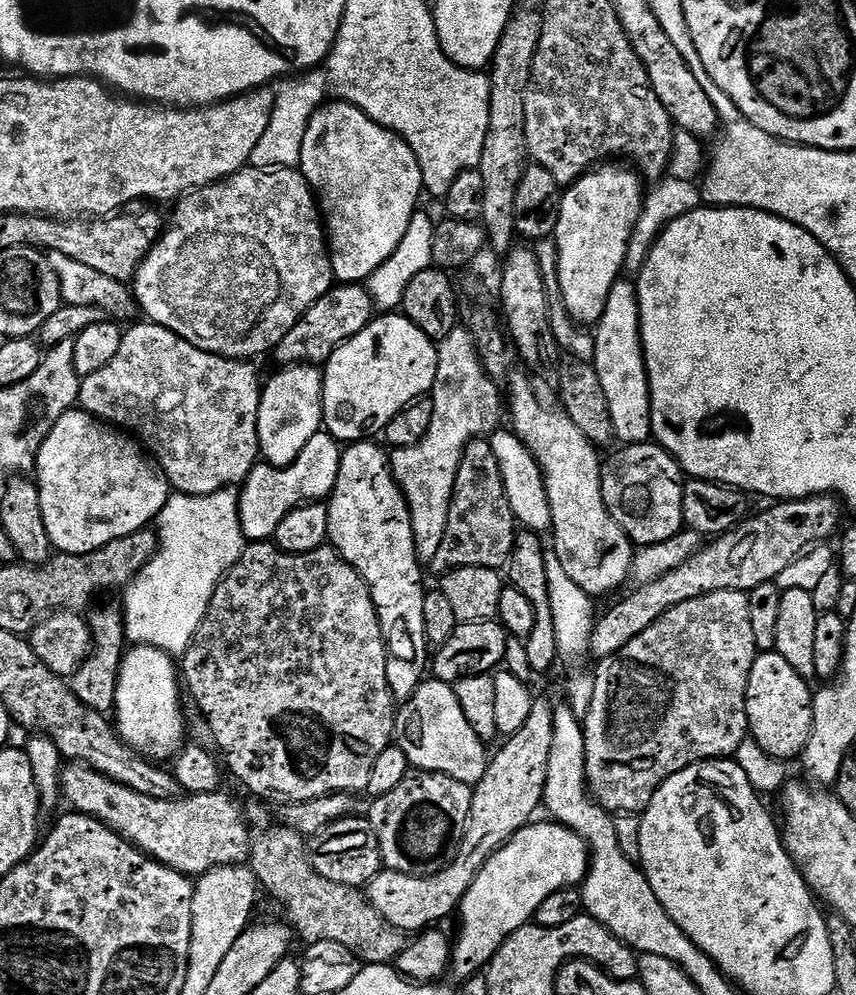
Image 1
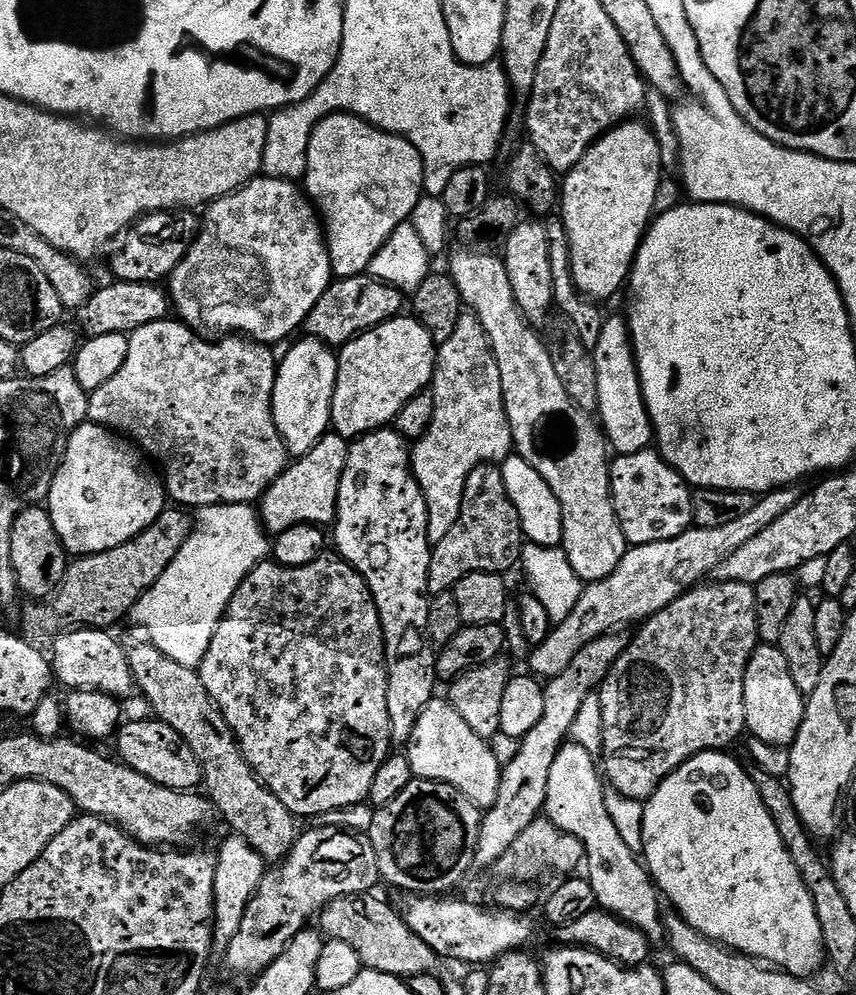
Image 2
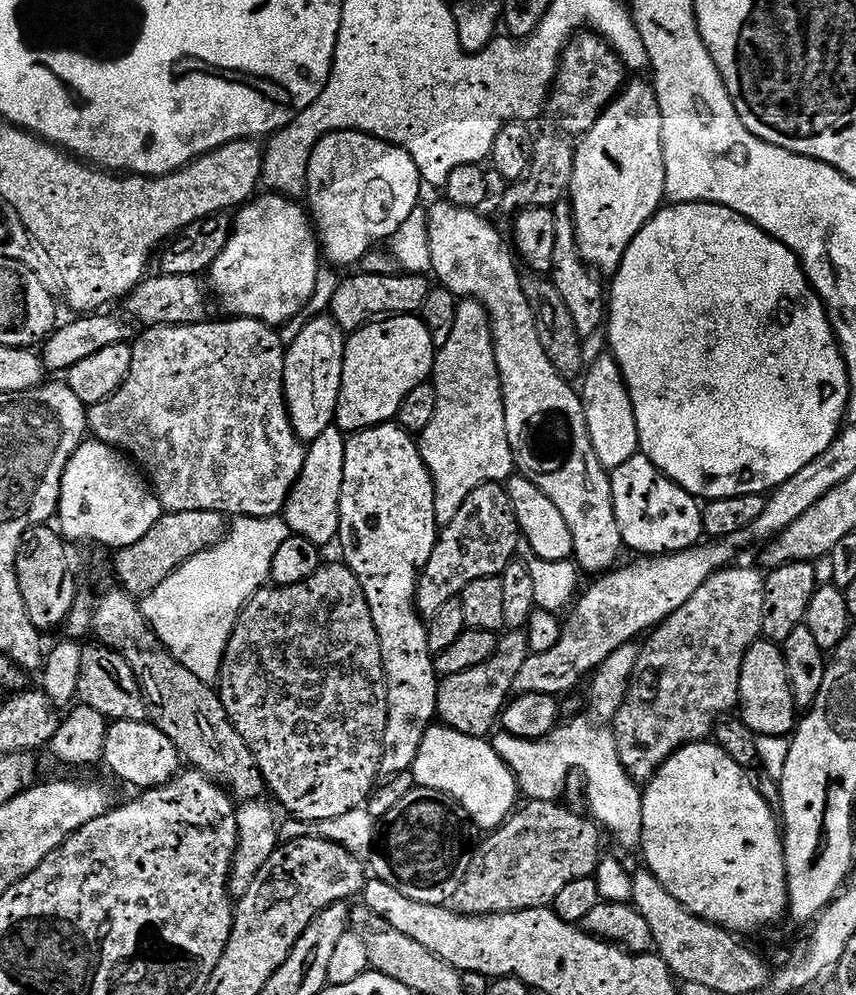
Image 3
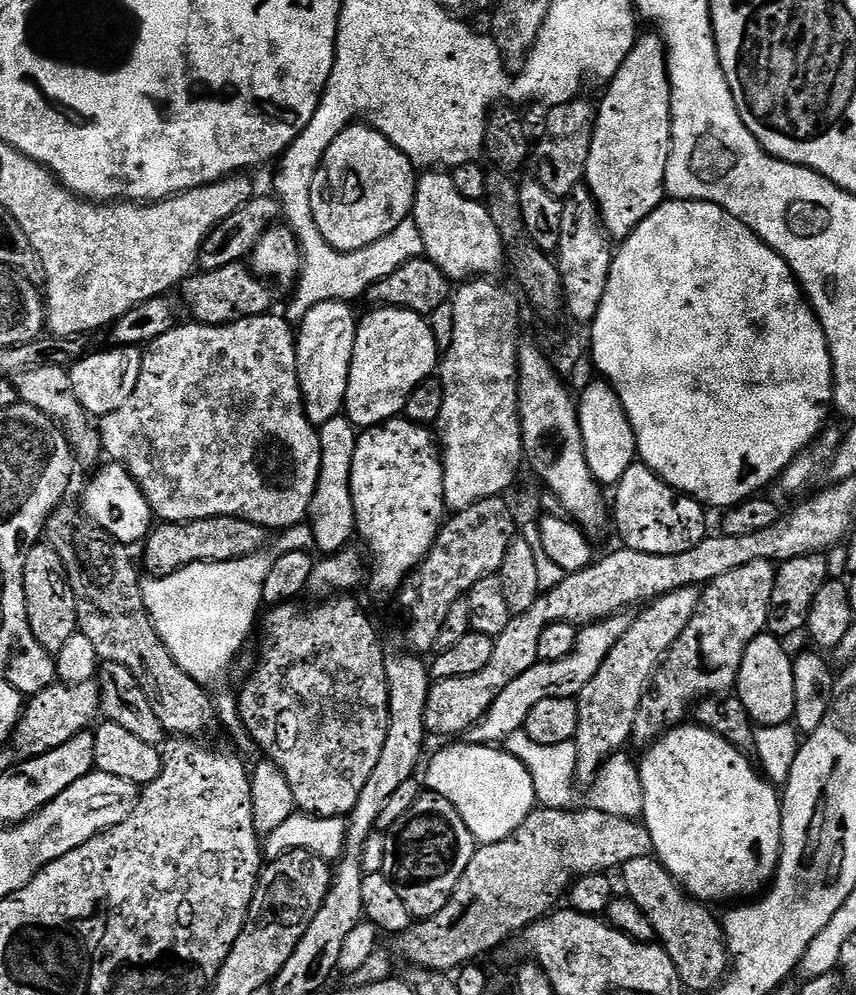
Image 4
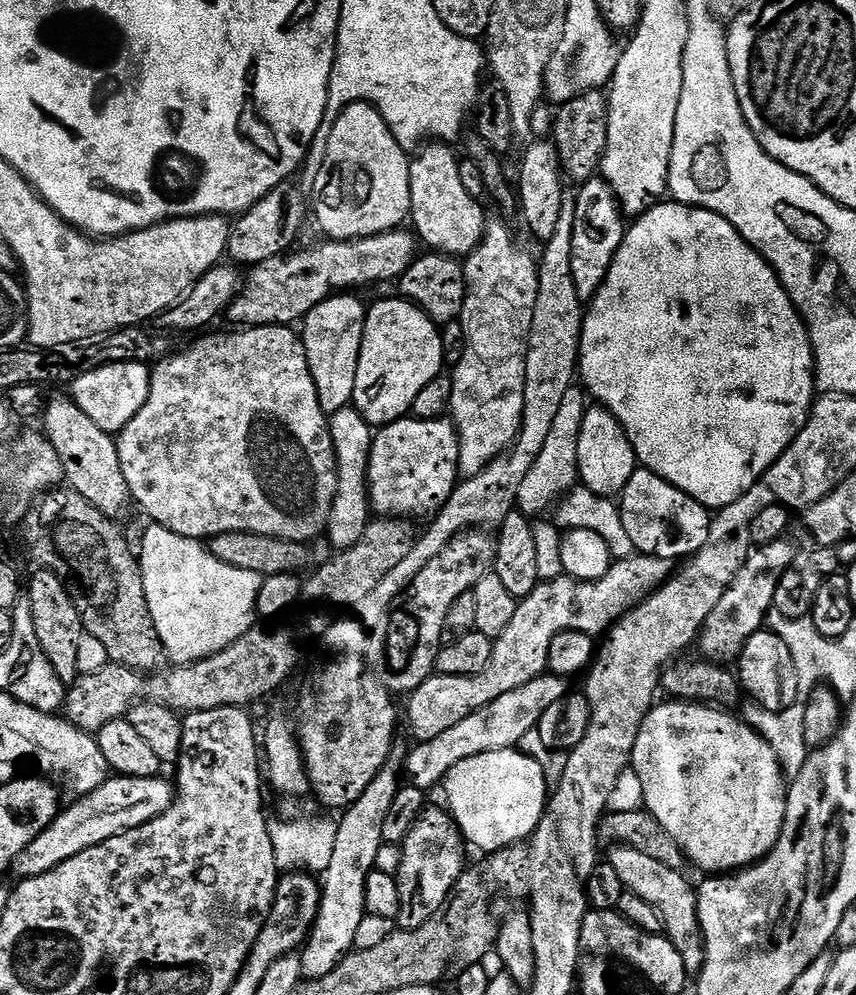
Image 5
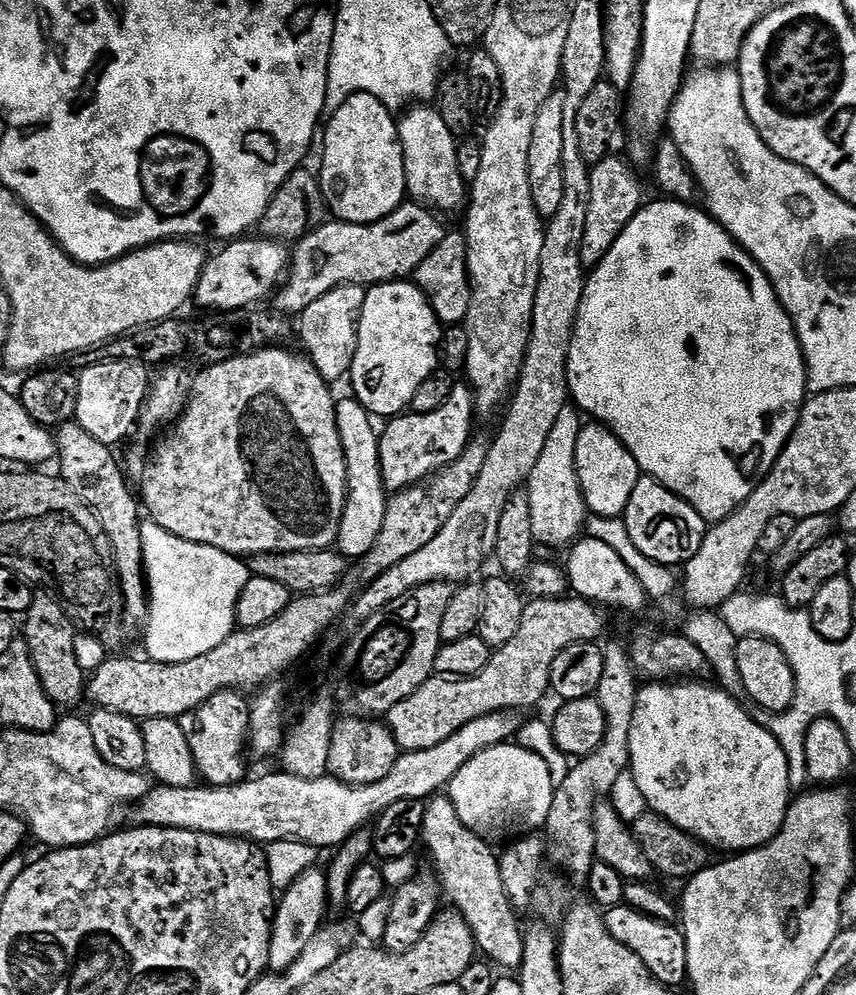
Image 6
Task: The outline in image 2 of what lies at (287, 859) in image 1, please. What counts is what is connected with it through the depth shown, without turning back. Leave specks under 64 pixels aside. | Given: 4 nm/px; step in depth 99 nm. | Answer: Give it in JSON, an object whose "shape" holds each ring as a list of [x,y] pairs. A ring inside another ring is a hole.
{"shape":[[[143,642],[128,652],[128,665],[137,689],[144,691],[155,719],[174,730],[194,750],[200,763],[202,788],[217,813],[224,812],[224,820],[235,835],[245,840],[266,862],[280,862],[290,854],[298,835],[297,817],[262,783],[246,762],[235,734],[220,712],[220,708],[206,694],[202,678],[195,668],[178,666],[174,658],[166,658],[151,642]],[[376,894],[343,896],[332,900],[320,909],[319,920],[319,931],[327,939],[347,942],[367,971],[407,978],[435,973],[436,967],[442,964],[441,957],[430,950],[430,946],[426,946],[426,942],[422,942],[422,938],[418,938],[410,926],[406,926],[403,915],[397,909],[395,912],[386,901],[379,900]]]}

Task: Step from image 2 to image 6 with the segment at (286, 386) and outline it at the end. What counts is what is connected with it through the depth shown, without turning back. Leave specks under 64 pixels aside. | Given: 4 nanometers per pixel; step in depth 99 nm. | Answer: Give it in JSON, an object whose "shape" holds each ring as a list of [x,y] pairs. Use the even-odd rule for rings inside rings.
{"shape":[[[343,284],[326,294],[322,294],[322,298],[318,298],[318,302],[310,302],[310,306],[306,306],[306,310],[299,313],[298,340],[300,336],[301,342],[304,343],[305,350],[303,349],[303,351],[306,353],[307,359],[312,361],[323,380],[335,382],[335,380],[342,379],[343,376],[345,379],[351,373],[354,354],[356,353],[356,325],[360,323],[364,293],[365,289],[361,285]]]}

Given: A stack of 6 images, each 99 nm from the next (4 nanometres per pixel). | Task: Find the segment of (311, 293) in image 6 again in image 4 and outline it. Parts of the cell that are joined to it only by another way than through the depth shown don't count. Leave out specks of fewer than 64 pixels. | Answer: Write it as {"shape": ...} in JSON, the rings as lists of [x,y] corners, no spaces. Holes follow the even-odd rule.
{"shape":[[[241,262],[239,264],[231,264],[230,266],[222,266],[222,270],[210,270],[209,272],[200,270],[195,274],[188,277],[187,280],[184,281],[183,284],[179,285],[178,293],[180,292],[179,299],[182,301],[184,299],[184,304],[188,307],[188,312],[193,321],[198,324],[233,324],[234,322],[238,322],[239,320],[245,320],[246,318],[254,318],[255,316],[263,316],[265,314],[271,313],[273,311],[272,308],[272,292],[268,288],[269,285],[265,283],[261,277],[257,276],[255,272],[252,271],[251,267],[247,263]]]}

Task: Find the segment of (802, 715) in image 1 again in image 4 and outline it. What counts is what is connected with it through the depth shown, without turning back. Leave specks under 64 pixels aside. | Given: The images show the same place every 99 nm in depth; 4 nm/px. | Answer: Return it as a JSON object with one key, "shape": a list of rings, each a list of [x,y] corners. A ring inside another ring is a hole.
{"shape":[[[771,634],[756,636],[746,654],[742,654],[742,666],[736,675],[734,695],[746,706],[752,723],[757,726],[782,726],[794,717],[793,657],[783,648],[781,637]]]}

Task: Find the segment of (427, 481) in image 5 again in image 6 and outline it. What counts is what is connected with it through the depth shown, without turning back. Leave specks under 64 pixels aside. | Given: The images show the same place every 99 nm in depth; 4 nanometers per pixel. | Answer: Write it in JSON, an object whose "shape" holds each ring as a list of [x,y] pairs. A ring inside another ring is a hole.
{"shape":[[[456,382],[452,385],[450,398],[438,406],[438,410],[430,410],[430,414],[401,414],[393,416],[388,424],[379,433],[380,437],[380,469],[382,470],[382,482],[389,493],[400,492],[412,484],[418,484],[421,480],[428,479],[435,472],[440,472],[447,464],[454,462],[466,450],[468,441],[474,435],[472,429],[472,416],[474,417],[474,397],[467,383]]]}

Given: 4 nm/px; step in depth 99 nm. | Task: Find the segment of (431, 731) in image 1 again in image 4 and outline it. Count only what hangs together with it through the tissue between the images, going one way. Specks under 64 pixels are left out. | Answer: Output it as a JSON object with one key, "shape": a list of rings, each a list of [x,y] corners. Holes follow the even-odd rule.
{"shape":[[[467,742],[449,744],[452,744],[449,748],[434,753],[432,761],[428,764],[427,791],[436,792],[442,798],[446,798],[446,802],[450,802],[454,806],[454,810],[458,810],[458,814],[462,814],[462,822],[466,822],[477,845],[493,844],[511,838],[514,830],[518,830],[518,826],[522,826],[522,822],[526,822],[526,818],[537,807],[534,782],[526,770],[526,766],[522,766],[522,762],[518,762],[518,758],[514,758],[500,746]]]}

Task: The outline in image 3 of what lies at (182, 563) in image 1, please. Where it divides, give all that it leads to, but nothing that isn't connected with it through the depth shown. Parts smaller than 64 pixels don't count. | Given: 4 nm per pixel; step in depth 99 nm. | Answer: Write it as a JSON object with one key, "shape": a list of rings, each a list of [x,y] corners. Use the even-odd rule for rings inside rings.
{"shape":[[[279,516],[235,517],[223,538],[202,554],[190,558],[166,582],[143,597],[142,607],[148,625],[158,634],[165,648],[190,674],[215,685],[220,679],[224,651],[232,637],[240,611],[259,588],[269,583],[274,554],[289,535],[288,524]]]}

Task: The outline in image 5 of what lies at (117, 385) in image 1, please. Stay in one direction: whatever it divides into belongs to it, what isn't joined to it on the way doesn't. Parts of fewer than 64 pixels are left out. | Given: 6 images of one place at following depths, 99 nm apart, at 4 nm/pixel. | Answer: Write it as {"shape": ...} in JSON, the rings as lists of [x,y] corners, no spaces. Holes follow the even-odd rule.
{"shape":[[[258,324],[258,325],[255,325],[255,326],[244,326],[244,327],[241,327],[241,328],[240,328],[240,329],[239,329],[239,330],[232,330],[232,331],[236,331],[236,332],[220,332],[220,333],[218,333],[218,334],[217,334],[217,336],[204,336],[204,337],[202,337],[202,338],[201,338],[201,340],[196,340],[196,341],[194,341],[194,342],[193,342],[193,344],[192,344],[192,348],[188,348],[188,349],[186,349],[186,350],[185,350],[185,352],[176,352],[176,353],[174,353],[174,352],[175,352],[175,351],[173,351],[173,352],[172,352],[172,353],[171,353],[171,354],[168,354],[168,355],[165,355],[165,356],[164,356],[164,357],[163,357],[163,358],[161,358],[161,359],[159,359],[159,360],[157,360],[157,361],[155,361],[155,364],[154,364],[154,367],[153,367],[153,368],[152,368],[152,369],[151,369],[151,372],[150,372],[150,375],[151,375],[151,378],[152,378],[152,381],[151,381],[151,382],[150,382],[150,388],[149,388],[149,390],[148,390],[148,397],[146,397],[146,399],[145,399],[145,402],[144,402],[144,405],[143,405],[143,406],[142,406],[142,407],[141,407],[141,408],[140,408],[140,409],[139,409],[139,410],[138,410],[138,412],[137,412],[137,413],[136,413],[136,414],[134,414],[134,416],[133,416],[133,417],[132,417],[132,418],[130,418],[130,420],[129,420],[129,421],[128,421],[128,422],[126,422],[126,426],[125,426],[125,427],[124,427],[124,428],[123,428],[123,429],[121,429],[121,431],[120,431],[120,432],[119,432],[119,433],[118,433],[118,435],[117,435],[117,436],[116,436],[116,437],[115,437],[115,441],[116,441],[116,450],[117,450],[117,452],[118,452],[118,462],[120,462],[120,463],[121,463],[121,464],[122,464],[122,474],[126,474],[126,486],[127,486],[127,487],[128,487],[128,495],[129,495],[129,497],[131,497],[131,499],[132,499],[132,500],[133,500],[133,501],[134,501],[134,504],[137,504],[137,506],[138,506],[138,507],[140,507],[140,508],[141,508],[141,510],[142,510],[142,511],[144,511],[144,512],[145,512],[145,514],[146,514],[146,515],[148,515],[148,516],[149,516],[149,517],[148,517],[148,518],[147,518],[147,519],[148,519],[148,520],[149,520],[149,521],[151,521],[151,523],[153,523],[153,524],[160,524],[160,525],[161,525],[161,526],[163,526],[163,528],[165,528],[165,529],[166,529],[166,530],[170,530],[170,531],[171,531],[171,532],[173,532],[173,533],[174,533],[174,534],[178,534],[178,535],[179,535],[179,536],[185,536],[185,537],[186,537],[186,538],[190,538],[190,539],[191,539],[191,540],[199,540],[199,541],[203,541],[203,540],[204,540],[204,539],[205,539],[205,538],[211,538],[211,537],[214,537],[214,536],[217,536],[217,535],[218,535],[218,534],[222,534],[222,533],[223,533],[223,532],[249,532],[249,533],[250,533],[250,534],[266,534],[266,535],[267,535],[267,536],[273,536],[273,537],[274,537],[274,538],[282,538],[282,539],[283,539],[283,540],[299,540],[299,541],[301,541],[301,542],[312,542],[312,539],[314,539],[314,538],[315,538],[315,536],[316,536],[316,535],[318,535],[318,534],[319,534],[319,532],[320,532],[320,535],[321,535],[321,533],[323,533],[323,532],[324,532],[324,531],[325,531],[325,529],[327,529],[327,527],[328,527],[328,515],[329,515],[329,514],[330,514],[330,510],[331,510],[331,509],[332,509],[332,499],[333,499],[333,498],[334,498],[334,494],[335,494],[335,493],[336,493],[336,455],[335,455],[335,454],[334,454],[334,446],[333,446],[333,445],[332,445],[332,439],[331,439],[331,438],[330,438],[330,434],[329,434],[329,433],[328,433],[328,421],[329,421],[329,417],[328,417],[328,416],[327,416],[327,415],[326,415],[326,413],[325,413],[325,412],[324,412],[324,411],[323,411],[323,410],[322,410],[322,406],[321,406],[321,405],[320,405],[320,399],[319,399],[319,398],[318,398],[318,392],[317,392],[317,390],[316,390],[316,387],[315,387],[315,386],[314,386],[314,380],[313,380],[313,378],[312,378],[312,375],[311,375],[311,374],[310,374],[310,370],[309,370],[309,369],[308,369],[308,363],[307,363],[307,362],[306,362],[306,352],[305,352],[305,350],[304,350],[304,341],[303,341],[303,339],[301,339],[301,337],[300,337],[300,336],[299,336],[299,335],[297,335],[297,333],[296,333],[296,336],[295,336],[295,334],[294,334],[294,333],[292,333],[292,331],[293,331],[293,329],[292,329],[292,328],[291,328],[291,327],[288,327],[288,326],[285,326],[285,325],[283,325],[283,324]]]}

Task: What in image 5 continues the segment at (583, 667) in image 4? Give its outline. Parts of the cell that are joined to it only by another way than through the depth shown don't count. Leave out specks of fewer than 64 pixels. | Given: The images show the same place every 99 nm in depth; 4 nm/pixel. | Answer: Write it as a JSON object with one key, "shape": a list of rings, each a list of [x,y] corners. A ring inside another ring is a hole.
{"shape":[[[545,674],[534,678],[534,682],[528,682],[526,686],[520,686],[518,690],[510,690],[510,694],[502,694],[502,698],[494,698],[490,706],[470,714],[470,718],[462,718],[450,726],[438,738],[421,740],[415,745],[416,749],[409,751],[406,756],[406,780],[414,788],[431,790],[432,787],[443,785],[448,777],[448,771],[458,762],[464,762],[466,758],[474,758],[474,754],[490,754],[494,750],[506,750],[516,748],[529,735],[535,733],[542,714],[554,702],[562,702],[562,698],[569,695],[569,681],[562,676]]]}

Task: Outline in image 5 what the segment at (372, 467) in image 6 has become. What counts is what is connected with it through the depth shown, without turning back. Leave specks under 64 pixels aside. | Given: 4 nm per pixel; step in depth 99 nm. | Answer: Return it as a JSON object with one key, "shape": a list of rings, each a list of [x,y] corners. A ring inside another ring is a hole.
{"shape":[[[349,406],[331,413],[328,433],[336,455],[336,493],[328,515],[326,536],[332,539],[333,549],[343,550],[356,544],[364,536],[370,523],[367,476],[374,428],[364,421],[360,412]]]}

